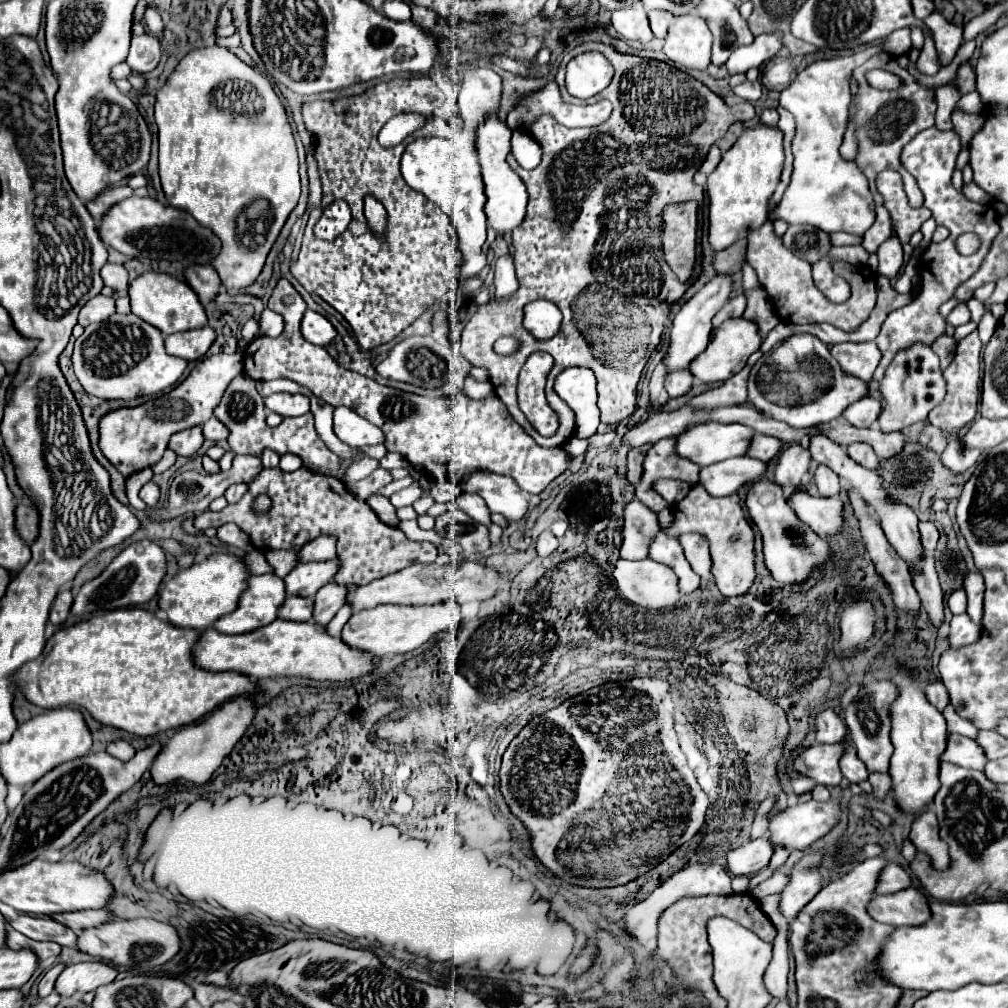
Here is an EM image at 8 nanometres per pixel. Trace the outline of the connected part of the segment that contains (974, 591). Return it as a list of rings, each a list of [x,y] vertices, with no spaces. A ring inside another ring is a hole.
[[[968,573],[964,579],[964,589],[968,595],[966,613],[976,625],[982,625],[982,607],[984,607],[984,579],[980,573]]]

